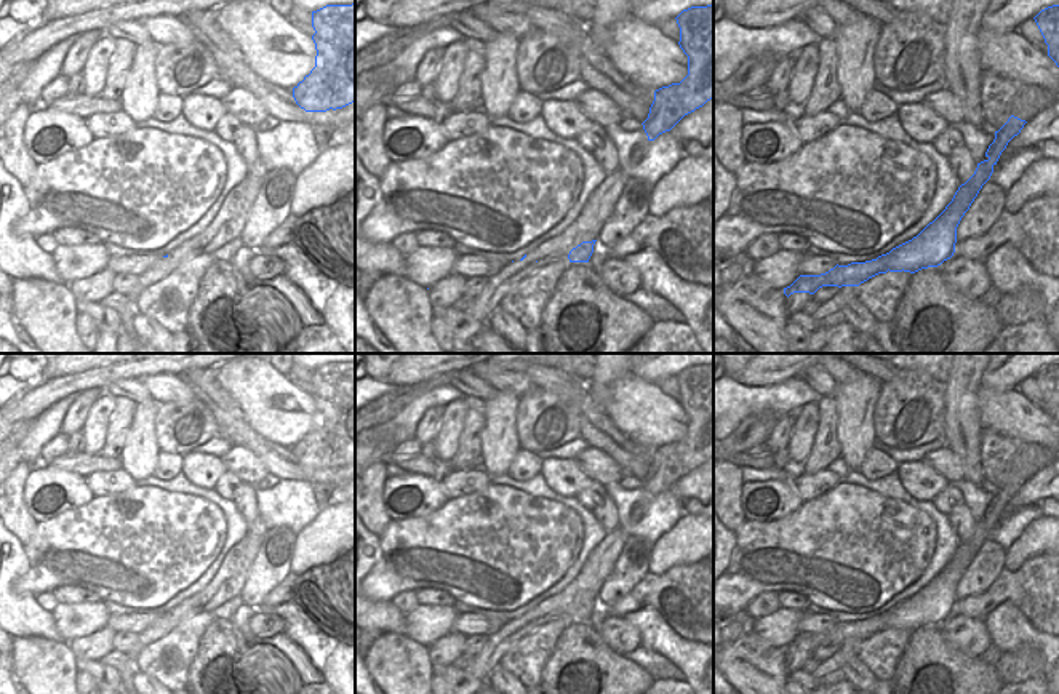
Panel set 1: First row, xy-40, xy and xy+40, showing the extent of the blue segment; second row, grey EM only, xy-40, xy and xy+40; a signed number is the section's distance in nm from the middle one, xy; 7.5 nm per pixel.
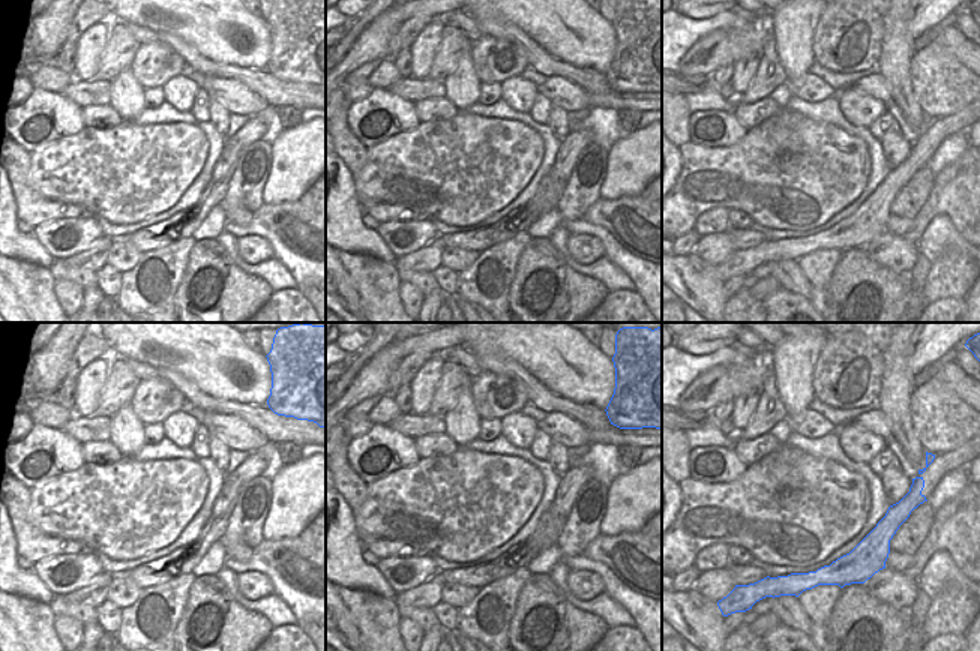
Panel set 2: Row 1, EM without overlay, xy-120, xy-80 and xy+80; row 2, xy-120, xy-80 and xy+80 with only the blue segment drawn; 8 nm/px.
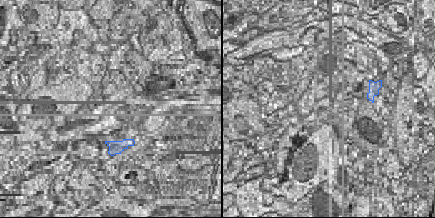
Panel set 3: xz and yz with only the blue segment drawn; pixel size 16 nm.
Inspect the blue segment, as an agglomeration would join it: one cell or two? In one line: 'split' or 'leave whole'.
split

